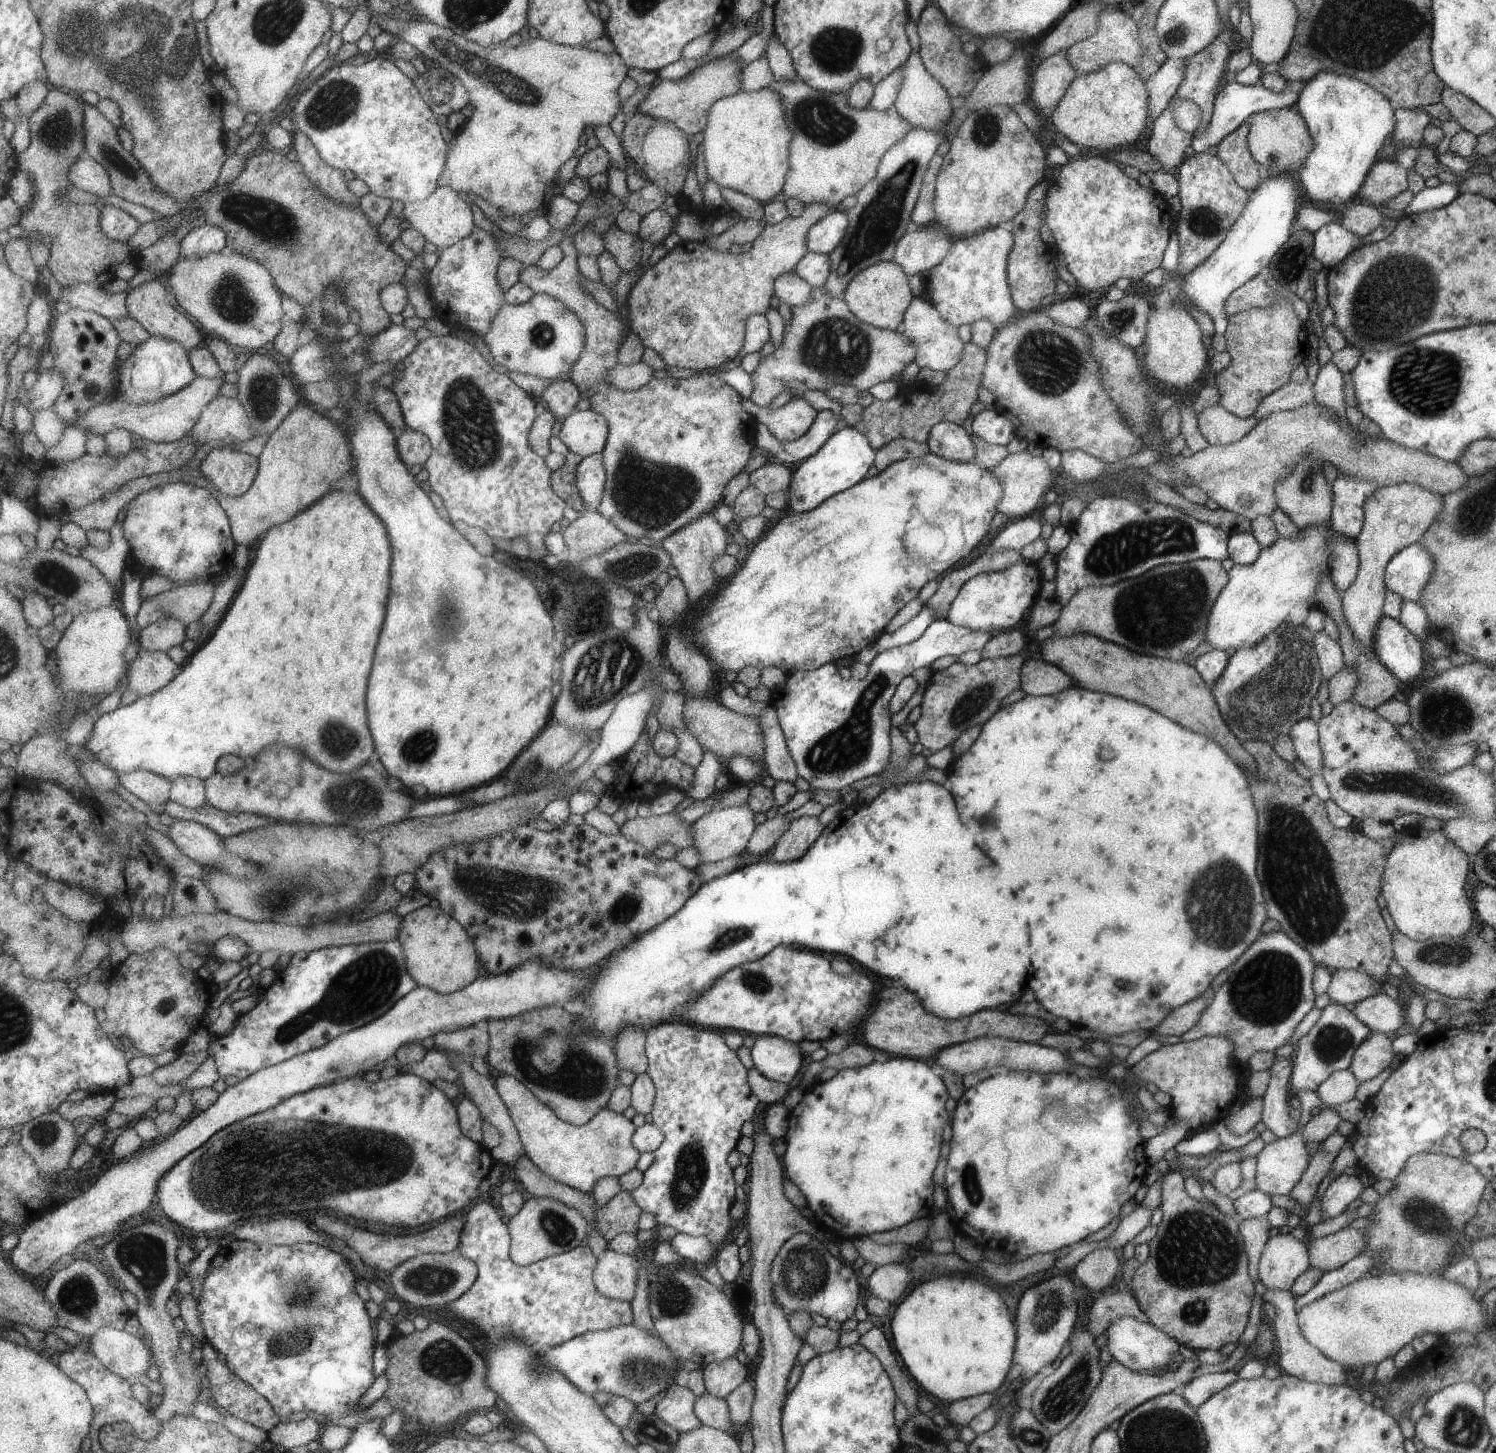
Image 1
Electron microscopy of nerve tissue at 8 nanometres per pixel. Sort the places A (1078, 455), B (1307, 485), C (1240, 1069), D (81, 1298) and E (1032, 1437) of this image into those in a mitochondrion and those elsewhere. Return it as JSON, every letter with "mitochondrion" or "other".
{"A":"other","B":"mitochondrion","C":"other","D":"mitochondrion","E":"mitochondrion"}

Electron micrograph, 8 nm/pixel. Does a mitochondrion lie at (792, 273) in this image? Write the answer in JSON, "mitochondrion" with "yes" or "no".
{"mitochondrion":"no"}

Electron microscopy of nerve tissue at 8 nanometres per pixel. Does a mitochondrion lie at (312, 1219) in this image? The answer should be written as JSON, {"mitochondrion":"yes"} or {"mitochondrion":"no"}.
{"mitochondrion":"no"}

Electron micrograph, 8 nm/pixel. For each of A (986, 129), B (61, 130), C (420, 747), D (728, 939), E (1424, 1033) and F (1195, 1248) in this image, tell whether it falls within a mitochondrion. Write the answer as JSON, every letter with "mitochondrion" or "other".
{"A":"mitochondrion","B":"mitochondrion","C":"mitochondrion","D":"mitochondrion","E":"other","F":"mitochondrion"}

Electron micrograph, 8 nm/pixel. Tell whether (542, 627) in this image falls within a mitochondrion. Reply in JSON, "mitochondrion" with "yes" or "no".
{"mitochondrion":"no"}

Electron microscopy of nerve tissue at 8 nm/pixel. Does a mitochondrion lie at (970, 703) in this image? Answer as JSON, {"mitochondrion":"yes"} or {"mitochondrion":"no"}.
{"mitochondrion":"yes"}

